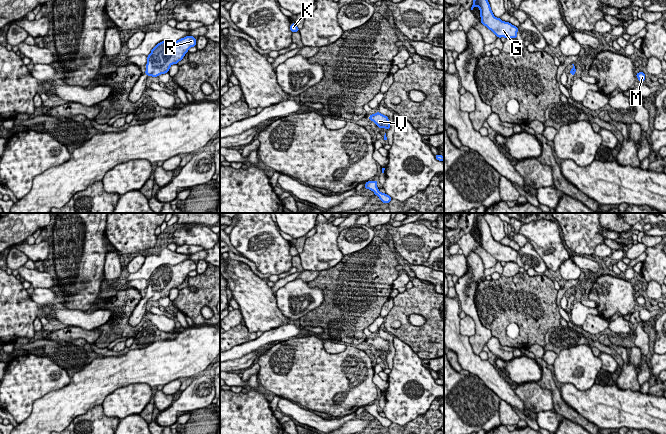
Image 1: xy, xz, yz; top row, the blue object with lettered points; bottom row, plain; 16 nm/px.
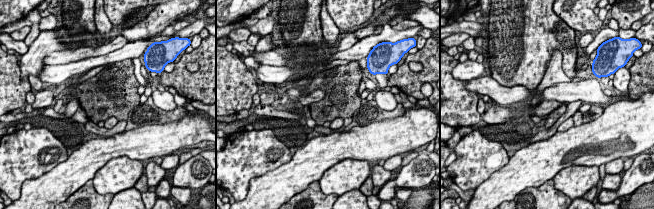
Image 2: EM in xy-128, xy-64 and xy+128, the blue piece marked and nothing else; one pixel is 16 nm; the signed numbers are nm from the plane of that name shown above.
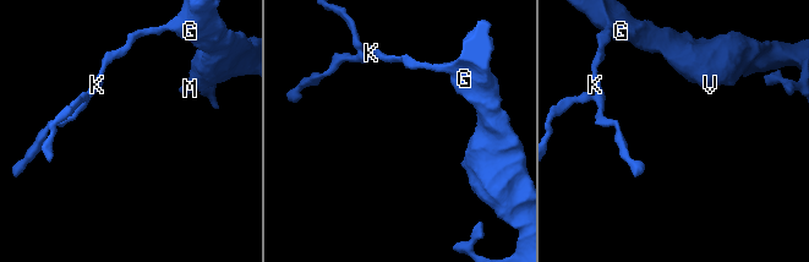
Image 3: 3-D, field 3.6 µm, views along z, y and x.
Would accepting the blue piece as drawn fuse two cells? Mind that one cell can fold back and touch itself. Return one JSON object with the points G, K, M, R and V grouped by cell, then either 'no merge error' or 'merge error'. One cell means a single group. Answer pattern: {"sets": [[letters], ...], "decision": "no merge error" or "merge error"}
{"sets": [["G", "K", "M", "R", "V"]], "decision": "no merge error"}

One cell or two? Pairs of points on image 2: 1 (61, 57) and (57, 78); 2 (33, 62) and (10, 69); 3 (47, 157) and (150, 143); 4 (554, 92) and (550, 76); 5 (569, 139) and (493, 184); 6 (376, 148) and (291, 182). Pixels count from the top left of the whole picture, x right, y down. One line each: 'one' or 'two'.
1: two
2: two
3: two
4: two
5: one
6: one

